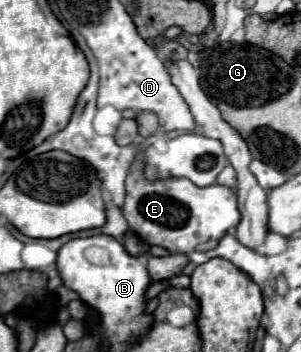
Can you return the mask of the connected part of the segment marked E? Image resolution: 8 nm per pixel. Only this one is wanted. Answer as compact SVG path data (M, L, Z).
M136 159L126 177L126 203L122 213L134 233L148 245L160 245L168 253L210 251L220 243L228 229L240 223L240 211L236 203L236 189L212 183L208 187L196 187L188 179L164 179L148 181L142 173L144 163Z

